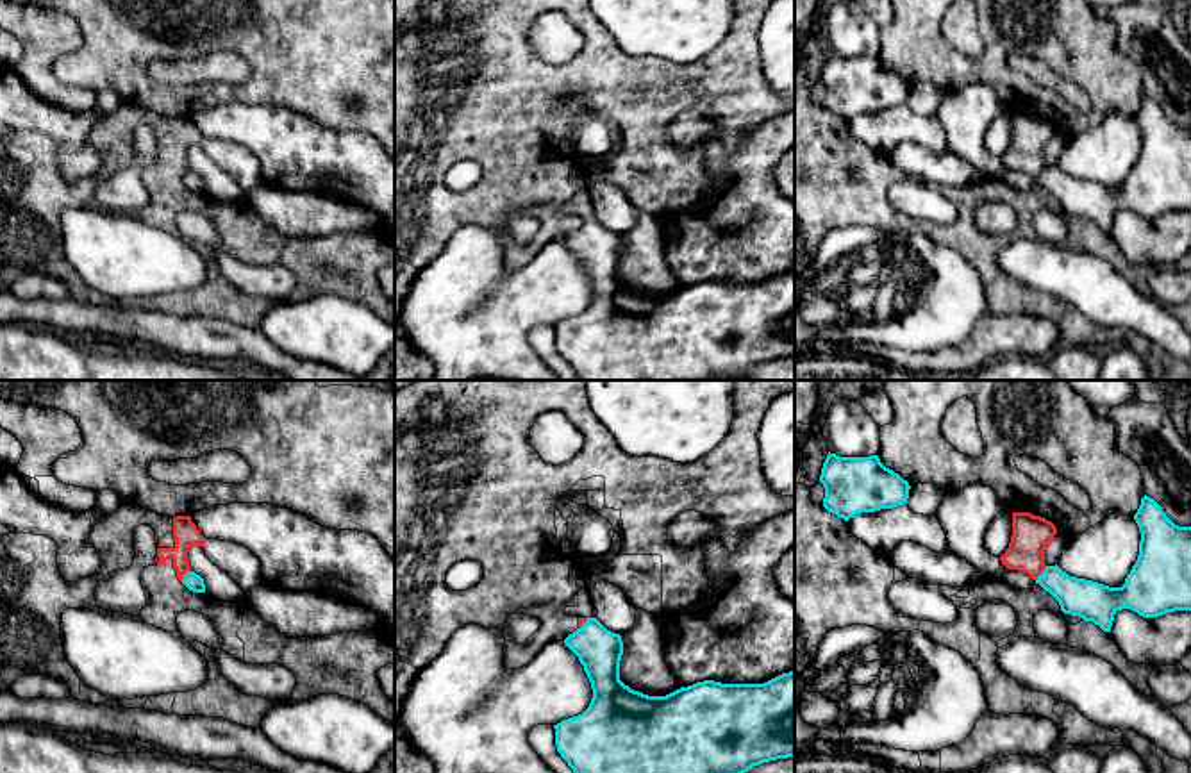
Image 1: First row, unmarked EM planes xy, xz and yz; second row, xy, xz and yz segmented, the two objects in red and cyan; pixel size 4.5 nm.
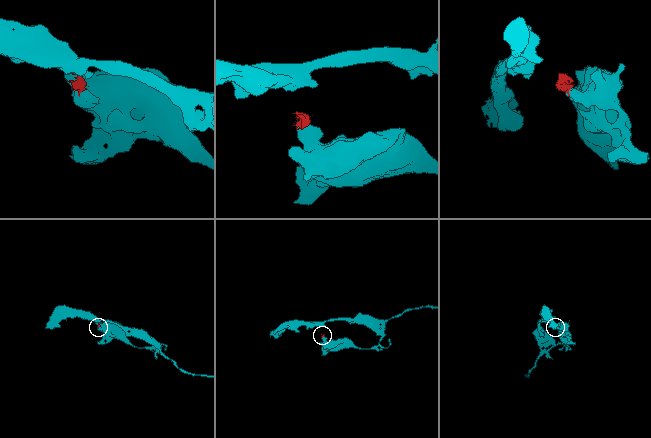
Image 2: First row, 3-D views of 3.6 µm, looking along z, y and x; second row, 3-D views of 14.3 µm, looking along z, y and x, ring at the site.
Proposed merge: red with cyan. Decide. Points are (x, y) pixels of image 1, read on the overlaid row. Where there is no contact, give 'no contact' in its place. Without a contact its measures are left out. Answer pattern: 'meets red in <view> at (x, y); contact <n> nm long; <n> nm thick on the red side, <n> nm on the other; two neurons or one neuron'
meets red in yz at (1041, 572); contact 90 nm long; 170 nm thick on the red side, 170 nm on the other; two neurons

